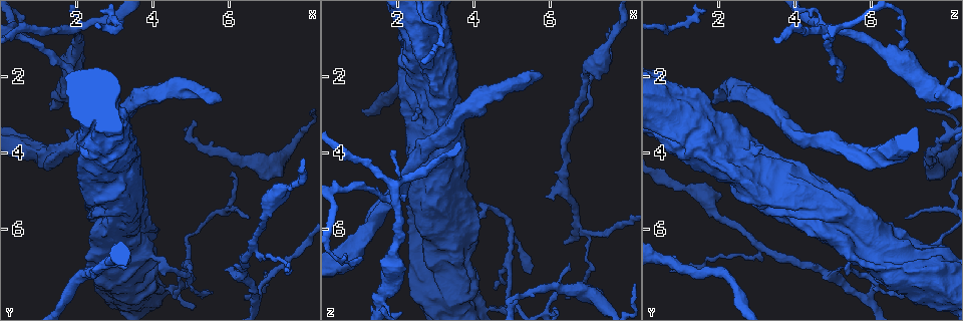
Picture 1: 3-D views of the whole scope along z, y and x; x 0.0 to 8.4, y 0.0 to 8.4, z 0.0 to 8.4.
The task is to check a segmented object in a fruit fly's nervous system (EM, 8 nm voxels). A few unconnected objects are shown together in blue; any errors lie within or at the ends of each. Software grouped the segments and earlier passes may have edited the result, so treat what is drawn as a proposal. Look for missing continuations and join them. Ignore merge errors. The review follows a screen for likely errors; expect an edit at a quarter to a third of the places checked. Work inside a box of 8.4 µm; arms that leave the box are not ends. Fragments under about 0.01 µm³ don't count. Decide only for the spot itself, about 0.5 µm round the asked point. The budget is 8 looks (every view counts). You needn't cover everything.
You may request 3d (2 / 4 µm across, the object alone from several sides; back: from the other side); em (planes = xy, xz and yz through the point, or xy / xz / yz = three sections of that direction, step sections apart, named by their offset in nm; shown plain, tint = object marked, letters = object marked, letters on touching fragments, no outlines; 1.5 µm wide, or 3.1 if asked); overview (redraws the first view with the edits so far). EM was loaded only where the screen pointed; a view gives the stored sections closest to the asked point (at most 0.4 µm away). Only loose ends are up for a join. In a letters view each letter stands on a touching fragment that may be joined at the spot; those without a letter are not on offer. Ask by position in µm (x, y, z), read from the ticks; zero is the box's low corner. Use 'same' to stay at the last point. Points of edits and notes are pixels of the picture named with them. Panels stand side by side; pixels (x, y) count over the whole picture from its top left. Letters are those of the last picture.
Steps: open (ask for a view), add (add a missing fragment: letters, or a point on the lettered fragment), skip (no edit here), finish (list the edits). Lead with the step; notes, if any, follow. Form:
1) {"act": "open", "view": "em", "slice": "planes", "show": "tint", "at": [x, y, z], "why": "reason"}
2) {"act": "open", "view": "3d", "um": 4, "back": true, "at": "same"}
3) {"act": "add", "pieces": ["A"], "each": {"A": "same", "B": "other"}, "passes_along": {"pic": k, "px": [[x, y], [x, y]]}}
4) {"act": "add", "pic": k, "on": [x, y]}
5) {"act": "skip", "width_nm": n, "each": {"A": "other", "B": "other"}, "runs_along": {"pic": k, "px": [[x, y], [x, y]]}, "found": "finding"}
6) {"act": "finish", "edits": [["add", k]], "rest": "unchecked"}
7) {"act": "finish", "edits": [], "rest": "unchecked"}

{"act": "open", "view": "3d", "um": 4, "at": [2.05, 4.30, 1.90]}

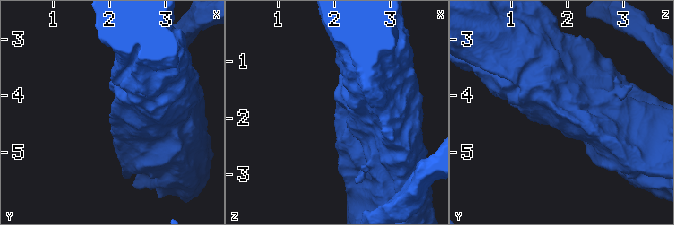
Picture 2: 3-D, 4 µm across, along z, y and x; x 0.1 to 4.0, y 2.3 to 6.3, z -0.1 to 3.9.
{"act": "open", "view": "em", "slice": "planes", "show": "plain", "at": [2.00, 4.35, 1.90], "why": "now the EM"}

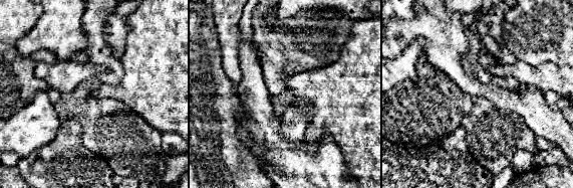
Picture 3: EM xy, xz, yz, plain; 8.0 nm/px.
{"act": "open", "view": "em", "slice": "planes", "show": "letters", "at": "same"}

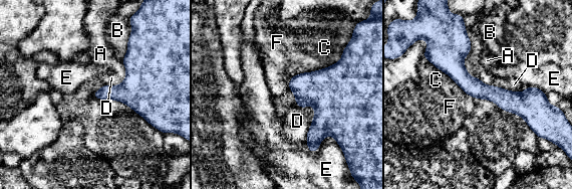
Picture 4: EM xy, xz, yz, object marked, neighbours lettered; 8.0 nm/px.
{"act": "skip", "each": {"A": "other", "B": "other", "C": "other", "D": "other", "E": "other", "F": "other"}, "found": "none of them fits"}

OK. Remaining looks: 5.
{"act": "open", "view": "3d", "um": 2, "at": [3.40, 6.75, 0.80], "why": "free end"}

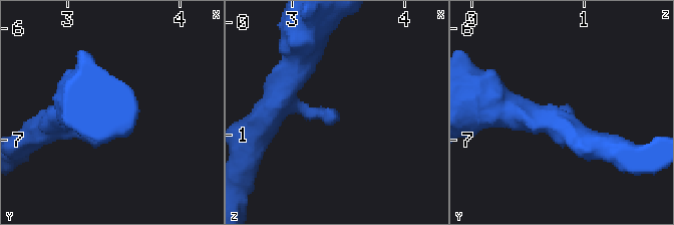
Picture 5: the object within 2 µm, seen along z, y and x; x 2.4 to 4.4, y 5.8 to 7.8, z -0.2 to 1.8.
{"act": "open", "view": "em", "slice": "planes", "show": "letters", "at": [3.42, 6.76, 0.84]}

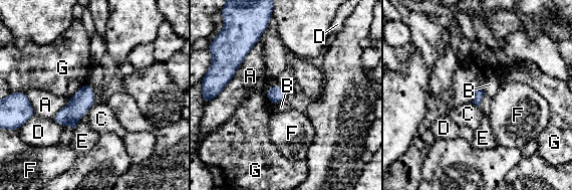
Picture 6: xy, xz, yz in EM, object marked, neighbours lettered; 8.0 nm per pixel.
{"act": "skip", "each": {"A": "other", "B": "other", "C": "other", "D": "other", "E": "other", "F": "other", "G": "other"}, "border": {"pic": 6, "px": [[282, 101], [275, 105]]}, "found": "none of them fits"}

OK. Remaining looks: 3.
{"act": "open", "view": "3d", "um": 4, "back": true, "at": [2.25, 2.15, 5.10], "why": "thin end"}

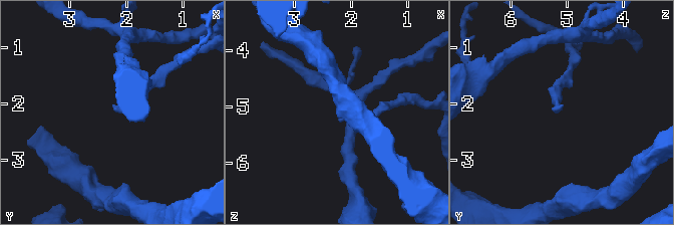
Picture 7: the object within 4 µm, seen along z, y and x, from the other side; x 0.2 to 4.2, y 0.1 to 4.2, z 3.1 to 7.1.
{"act": "open", "view": "em", "slice": "planes", "show": "plain", "at": [2.25, 2.10, 5.15], "why": "shape alone is not enough"}

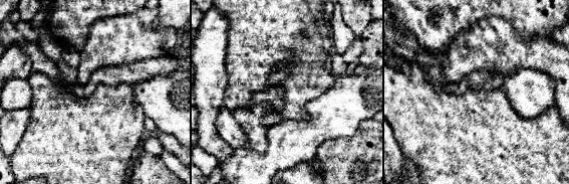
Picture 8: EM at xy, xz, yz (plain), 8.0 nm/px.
{"act": "open", "view": "em", "slice": "planes", "show": "letters", "at": "same"}

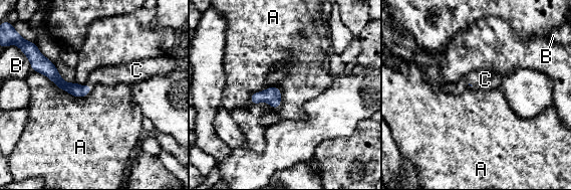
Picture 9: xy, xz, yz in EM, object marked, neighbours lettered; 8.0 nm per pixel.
{"act": "add", "pieces": ["C"], "each": {"A": "other", "B": "other", "C": "same"}, "passes_along": {"pic": 9, "px": [[75, 89], [89, 84], [109, 75]]}, "found": "the neuron continues"}

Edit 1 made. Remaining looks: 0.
{"act": "finish", "edits": [["add", 9]], "rest": "unchecked"}

